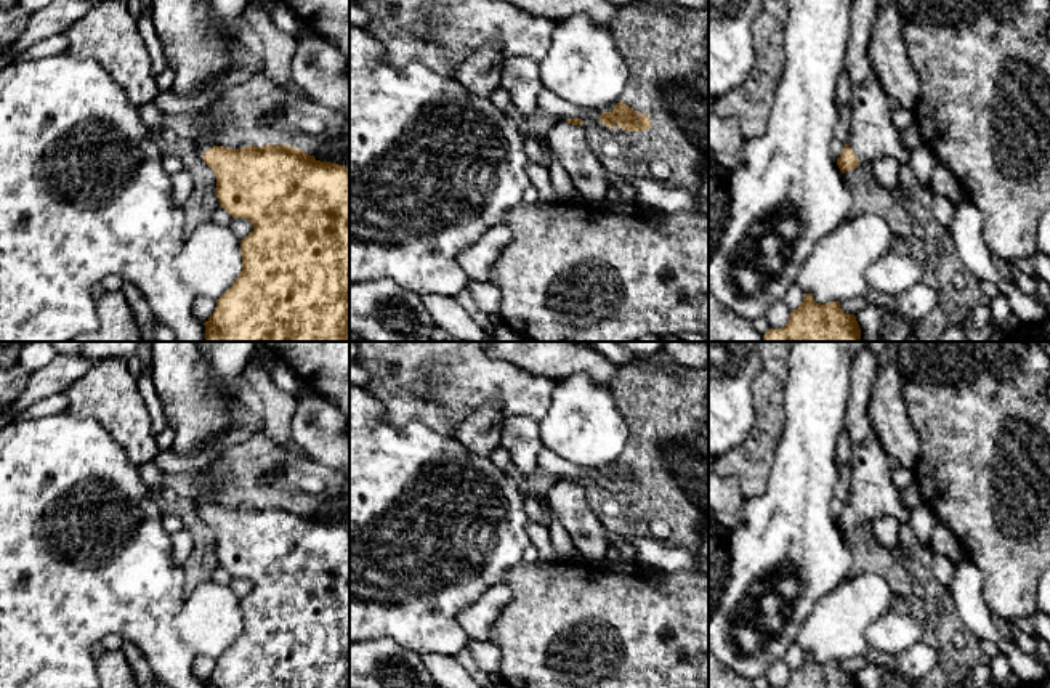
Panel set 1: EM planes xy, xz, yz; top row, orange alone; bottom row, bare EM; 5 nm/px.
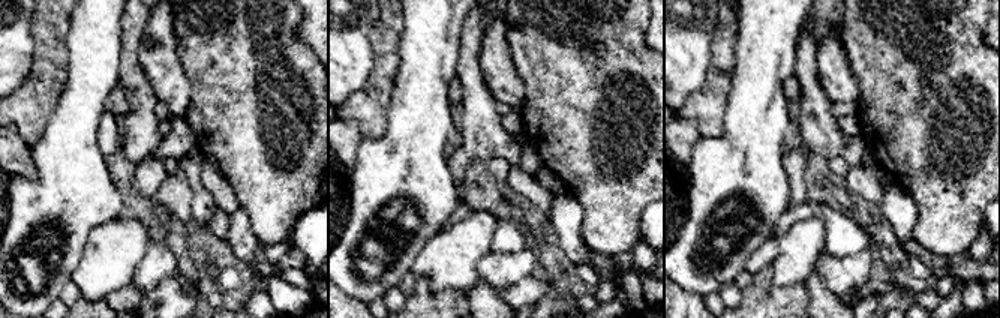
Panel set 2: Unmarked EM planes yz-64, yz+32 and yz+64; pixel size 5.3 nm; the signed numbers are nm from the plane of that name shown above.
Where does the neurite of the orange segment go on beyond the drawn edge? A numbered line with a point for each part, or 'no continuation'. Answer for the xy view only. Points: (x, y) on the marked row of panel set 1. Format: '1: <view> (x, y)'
1: xy (205, 140)

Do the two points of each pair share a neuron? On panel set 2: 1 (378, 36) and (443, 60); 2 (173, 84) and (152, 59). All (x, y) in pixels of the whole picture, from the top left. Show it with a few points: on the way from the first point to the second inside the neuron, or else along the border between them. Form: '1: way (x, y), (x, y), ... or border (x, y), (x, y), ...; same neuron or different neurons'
1: border (404, 15), (399, 69), (395, 78); different neurons
2: way (167, 78), (158, 65); same neuron

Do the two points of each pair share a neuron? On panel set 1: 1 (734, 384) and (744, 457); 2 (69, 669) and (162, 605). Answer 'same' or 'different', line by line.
1: different
2: same

